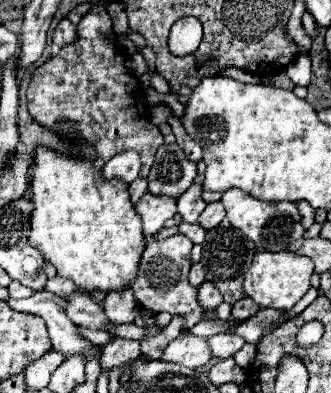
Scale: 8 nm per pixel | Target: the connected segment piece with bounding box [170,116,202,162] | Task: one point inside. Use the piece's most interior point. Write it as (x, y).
(191, 149)

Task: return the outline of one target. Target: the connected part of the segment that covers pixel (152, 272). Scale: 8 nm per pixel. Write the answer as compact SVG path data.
M174 234L168 238L160 238L160 240L148 240L146 250L140 260L138 278L132 284L134 296L138 298L138 302L144 308L150 308L152 312L166 310L172 316L182 314L186 318L184 328L192 328L204 312L204 308L198 306L198 302L196 302L196 288L192 288L188 282L188 272L192 266L190 250L192 250L192 240L182 234Z

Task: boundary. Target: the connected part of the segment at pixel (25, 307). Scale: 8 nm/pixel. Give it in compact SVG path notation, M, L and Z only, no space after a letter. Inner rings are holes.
M48 290L34 292L30 298L24 300L8 300L8 304L18 312L30 312L42 316L48 326L48 334L56 352L64 354L66 358L80 354L80 356L96 356L100 358L102 346L80 336L80 328L68 320L66 304L68 300L60 294L52 294Z

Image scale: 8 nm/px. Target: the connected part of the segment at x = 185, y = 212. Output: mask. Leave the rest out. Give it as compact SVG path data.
M192 184L180 198L178 198L178 214L182 216L184 222L194 224L198 220L198 216L202 214L202 208L206 206L206 202L200 198L202 186L200 184Z

